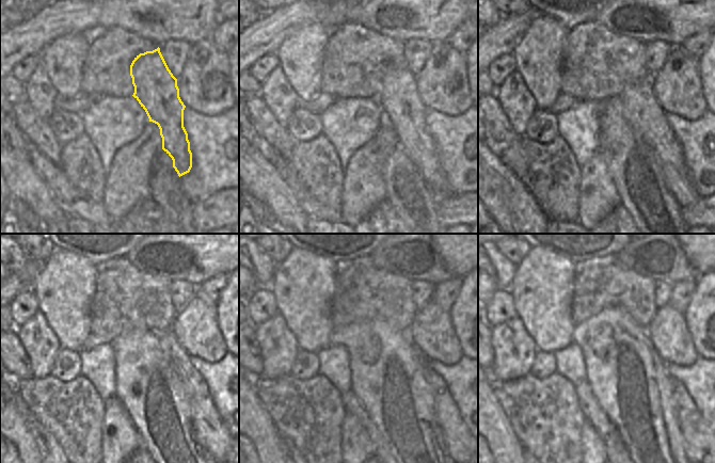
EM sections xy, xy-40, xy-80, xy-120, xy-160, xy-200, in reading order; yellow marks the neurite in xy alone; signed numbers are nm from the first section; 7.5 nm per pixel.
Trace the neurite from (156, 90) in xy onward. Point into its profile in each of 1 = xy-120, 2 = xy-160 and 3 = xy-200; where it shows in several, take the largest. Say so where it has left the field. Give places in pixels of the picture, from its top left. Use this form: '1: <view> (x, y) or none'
1: xy-120 (211, 433)
2: xy-160 (456, 434)
3: xy-200 (695, 431)

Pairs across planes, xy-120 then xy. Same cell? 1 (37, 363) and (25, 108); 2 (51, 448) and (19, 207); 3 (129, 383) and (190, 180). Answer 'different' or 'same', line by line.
1: different
2: different
3: different

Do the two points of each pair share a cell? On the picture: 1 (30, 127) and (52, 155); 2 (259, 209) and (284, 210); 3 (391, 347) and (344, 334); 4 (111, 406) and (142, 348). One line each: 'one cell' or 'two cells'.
1: one cell
2: two cells
3: one cell
4: two cells

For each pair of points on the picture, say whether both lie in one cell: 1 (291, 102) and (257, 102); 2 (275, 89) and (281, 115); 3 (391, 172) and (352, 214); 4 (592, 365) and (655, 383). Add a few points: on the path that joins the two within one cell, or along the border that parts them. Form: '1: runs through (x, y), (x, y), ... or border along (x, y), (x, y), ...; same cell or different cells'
1: border along (257, 94), (280, 123); different cells
2: runs through (279, 95), (281, 98), (281, 109); same cell
3: border along (387, 156), (382, 168), (385, 197); different cells
4: runs through (610, 364), (623, 364), (636, 352), (644, 365); same cell

